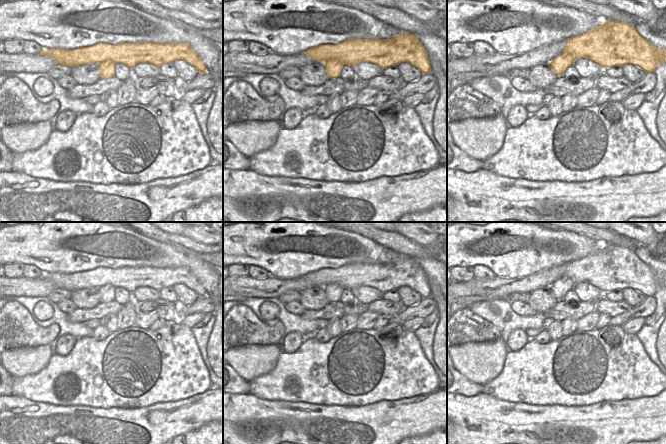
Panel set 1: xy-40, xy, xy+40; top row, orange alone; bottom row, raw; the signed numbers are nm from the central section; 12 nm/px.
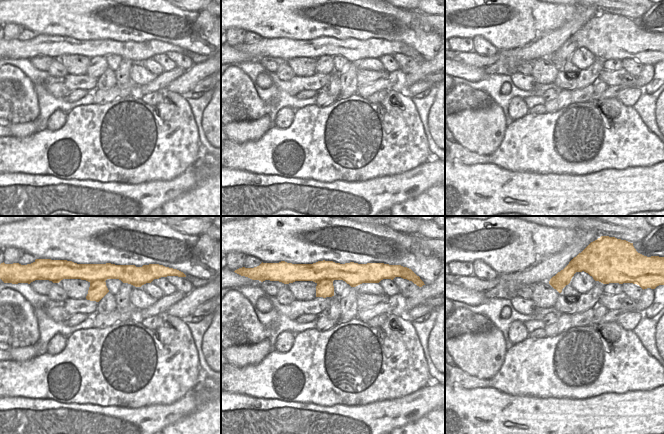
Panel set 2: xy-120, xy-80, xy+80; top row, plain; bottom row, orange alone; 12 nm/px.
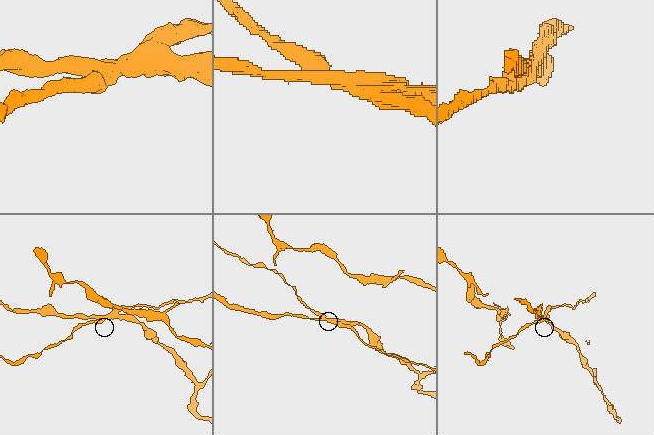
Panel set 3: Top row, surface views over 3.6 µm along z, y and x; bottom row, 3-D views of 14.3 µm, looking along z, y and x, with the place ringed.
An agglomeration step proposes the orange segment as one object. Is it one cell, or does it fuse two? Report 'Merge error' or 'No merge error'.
Merge error.

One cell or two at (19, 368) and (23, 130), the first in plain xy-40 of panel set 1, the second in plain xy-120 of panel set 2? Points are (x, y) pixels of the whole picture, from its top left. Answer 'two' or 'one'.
one

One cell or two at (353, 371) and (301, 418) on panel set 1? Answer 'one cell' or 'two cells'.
two cells

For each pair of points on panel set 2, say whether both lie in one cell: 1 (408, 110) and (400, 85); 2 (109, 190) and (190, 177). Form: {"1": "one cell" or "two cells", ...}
{"1": "two cells", "2": "one cell"}

